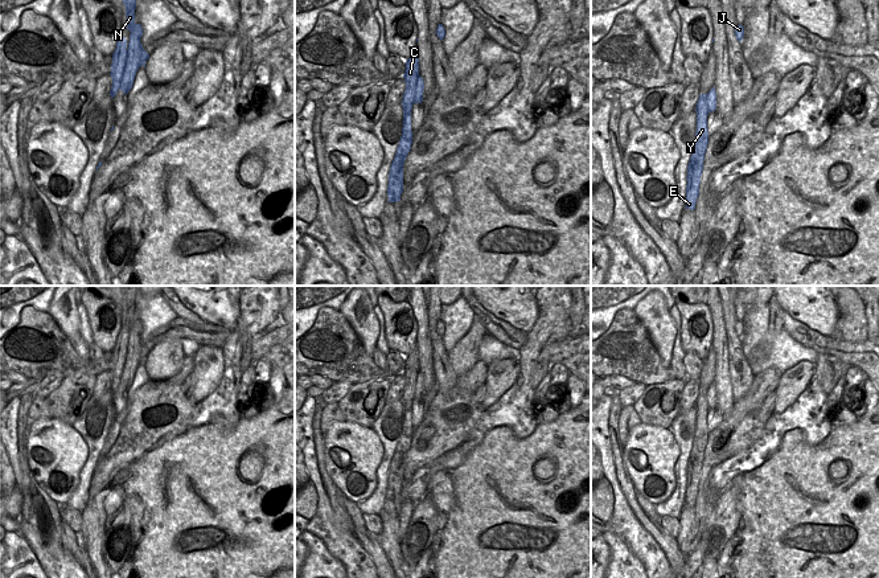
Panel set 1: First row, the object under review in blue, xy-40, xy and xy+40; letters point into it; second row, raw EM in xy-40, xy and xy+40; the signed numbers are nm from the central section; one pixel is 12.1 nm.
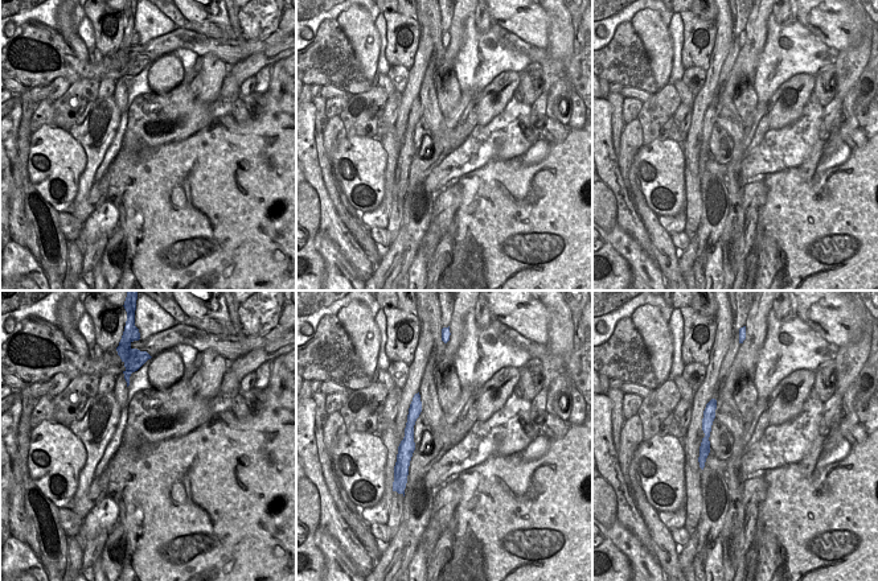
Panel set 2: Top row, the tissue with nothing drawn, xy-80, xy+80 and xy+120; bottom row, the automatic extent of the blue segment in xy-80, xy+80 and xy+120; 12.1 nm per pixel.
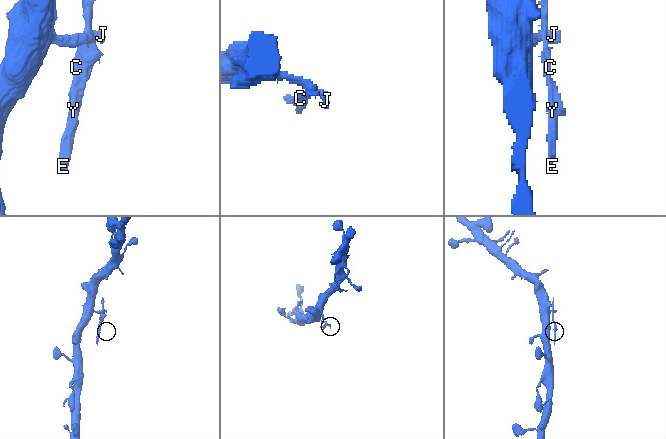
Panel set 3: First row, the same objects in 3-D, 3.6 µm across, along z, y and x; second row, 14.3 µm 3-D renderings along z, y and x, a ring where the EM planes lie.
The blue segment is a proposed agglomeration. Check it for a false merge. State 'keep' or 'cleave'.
cleave

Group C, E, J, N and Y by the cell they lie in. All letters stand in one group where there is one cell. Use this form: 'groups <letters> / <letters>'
groups C E N Y / J

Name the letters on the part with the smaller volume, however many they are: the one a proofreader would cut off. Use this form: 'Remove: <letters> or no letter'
Remove: C, E, N, Y

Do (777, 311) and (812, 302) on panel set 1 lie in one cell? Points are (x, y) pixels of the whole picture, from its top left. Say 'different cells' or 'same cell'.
different cells

